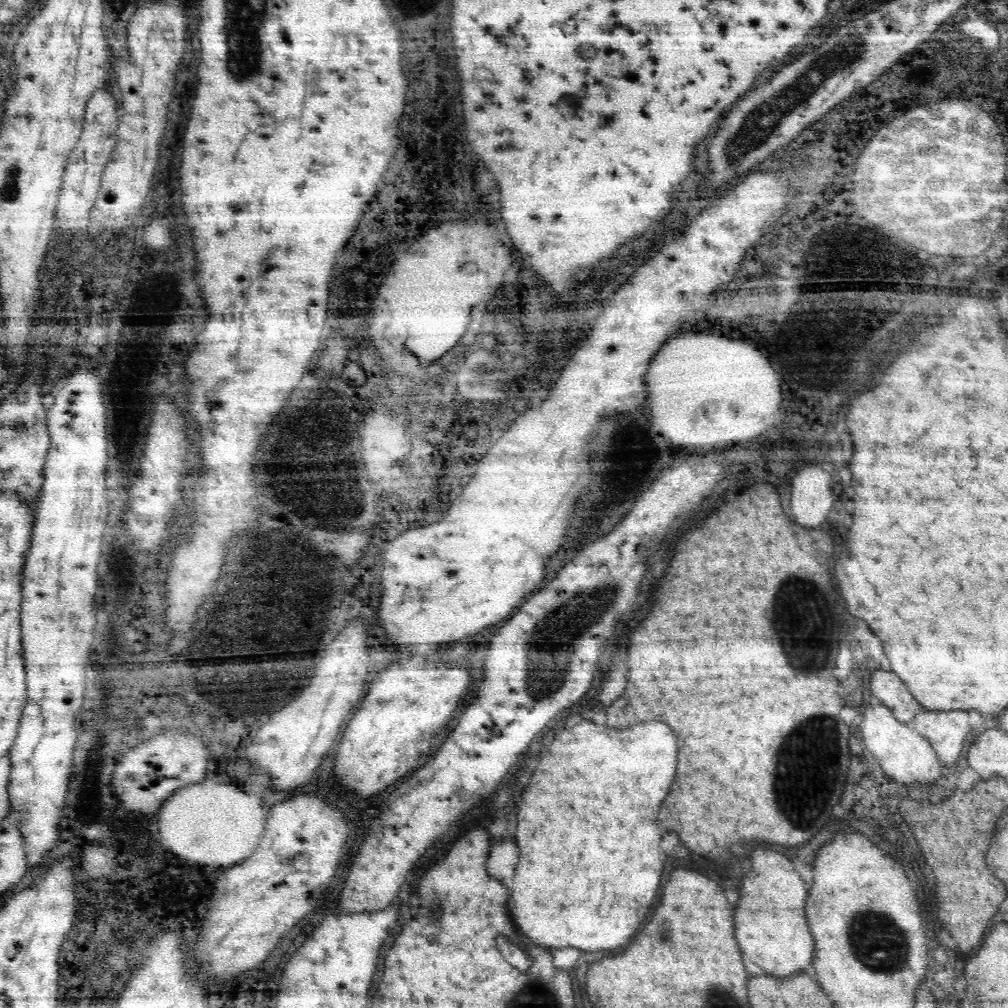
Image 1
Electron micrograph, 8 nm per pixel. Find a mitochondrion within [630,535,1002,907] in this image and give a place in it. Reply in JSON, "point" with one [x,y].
{"point":[803,760]}

